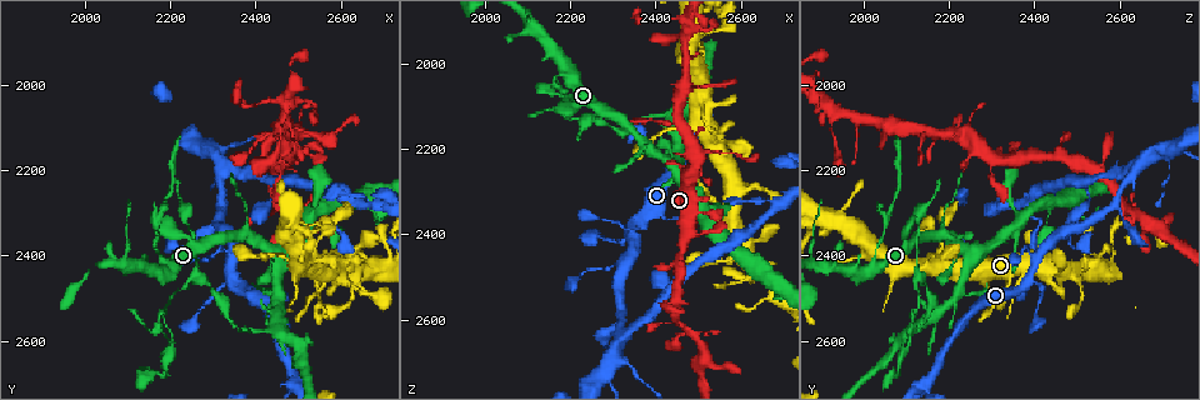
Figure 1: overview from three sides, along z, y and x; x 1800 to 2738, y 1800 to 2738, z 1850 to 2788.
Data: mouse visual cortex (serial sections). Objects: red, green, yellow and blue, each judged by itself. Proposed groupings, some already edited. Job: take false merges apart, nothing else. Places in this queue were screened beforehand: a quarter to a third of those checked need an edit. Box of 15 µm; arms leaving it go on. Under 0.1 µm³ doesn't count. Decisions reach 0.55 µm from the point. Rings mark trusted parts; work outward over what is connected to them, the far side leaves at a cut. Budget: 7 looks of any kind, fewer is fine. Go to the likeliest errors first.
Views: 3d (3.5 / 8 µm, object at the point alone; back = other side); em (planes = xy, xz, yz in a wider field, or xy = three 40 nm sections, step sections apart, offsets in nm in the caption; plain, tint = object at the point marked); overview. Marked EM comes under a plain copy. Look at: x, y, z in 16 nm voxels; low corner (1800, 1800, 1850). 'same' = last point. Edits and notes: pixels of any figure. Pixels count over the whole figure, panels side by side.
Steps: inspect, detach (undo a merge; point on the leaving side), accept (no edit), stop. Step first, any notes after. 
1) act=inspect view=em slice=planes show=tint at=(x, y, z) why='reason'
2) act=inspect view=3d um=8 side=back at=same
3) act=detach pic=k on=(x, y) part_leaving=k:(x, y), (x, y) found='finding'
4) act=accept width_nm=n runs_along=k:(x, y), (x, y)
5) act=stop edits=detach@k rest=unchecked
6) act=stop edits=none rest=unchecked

act=inspect view=3d um=3.5 at=(2170, 2385, 2025) why='sudden change in width'

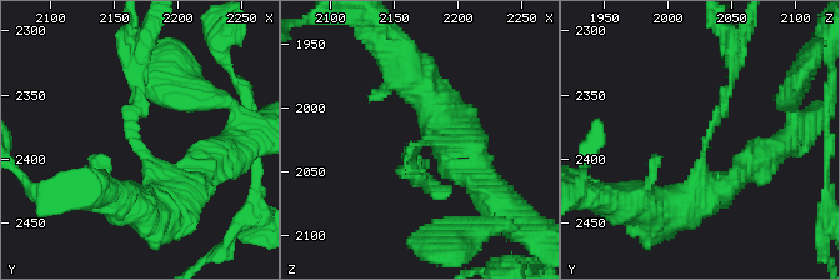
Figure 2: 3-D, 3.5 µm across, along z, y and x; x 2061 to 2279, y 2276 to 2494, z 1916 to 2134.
act=inspect view=em slice=xy step=2 show=tint at=(2164, 2388, 2032) arm_widths_nm=100,350 why='now the EM'

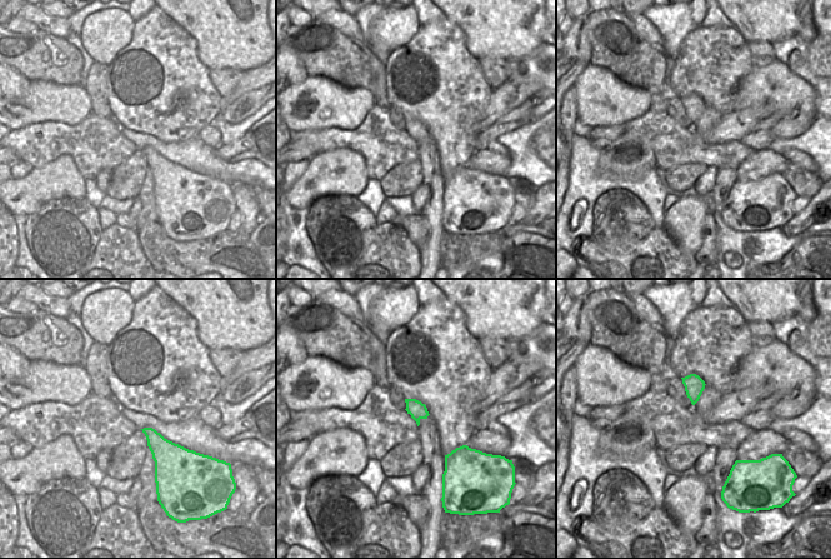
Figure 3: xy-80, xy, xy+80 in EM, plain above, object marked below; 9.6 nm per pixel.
act=accept runs_along=2:(186, 199), (133, 141), (136, 65) found='continuous, no second cell'

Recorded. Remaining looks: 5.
act=inspect view=3d um=8 at=(2310, 2160, 2705) why='three-way junction'

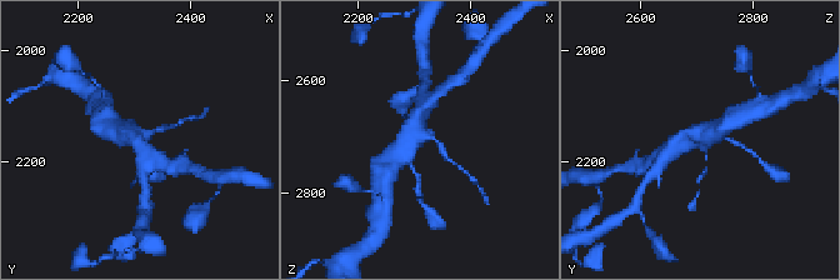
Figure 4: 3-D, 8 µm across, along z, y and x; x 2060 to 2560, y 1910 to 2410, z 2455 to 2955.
act=inspect view=em slice=xy step=2 show=tint at=(2310, 2160, 2700) why='now the EM'

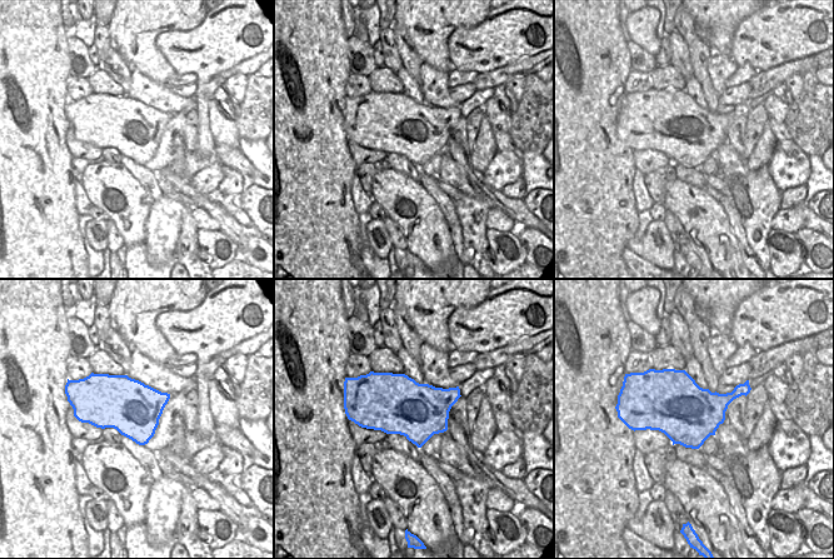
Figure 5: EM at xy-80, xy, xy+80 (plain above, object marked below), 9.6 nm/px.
act=accept runs_along=4:(425, 105), (420, 138), (395, 156) found='one cell here'

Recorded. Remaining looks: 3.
act=inspect view=3d um=3.5 at=(2445, 2565, 2125) why='three arms meet'

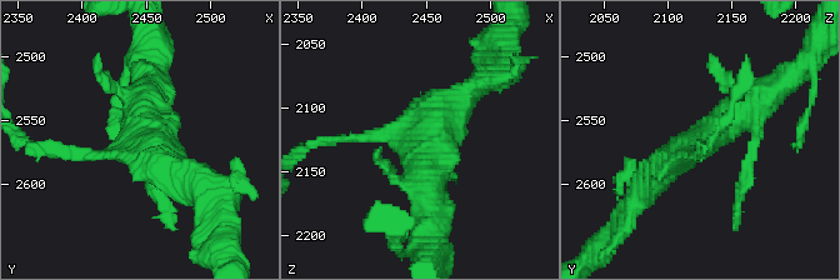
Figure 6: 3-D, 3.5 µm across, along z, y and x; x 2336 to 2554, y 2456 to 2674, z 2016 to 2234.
act=inspect view=em slice=xy step=5 show=tint at=(2444, 2564, 2128) arms=3 arm_widths_nm=150,350,450

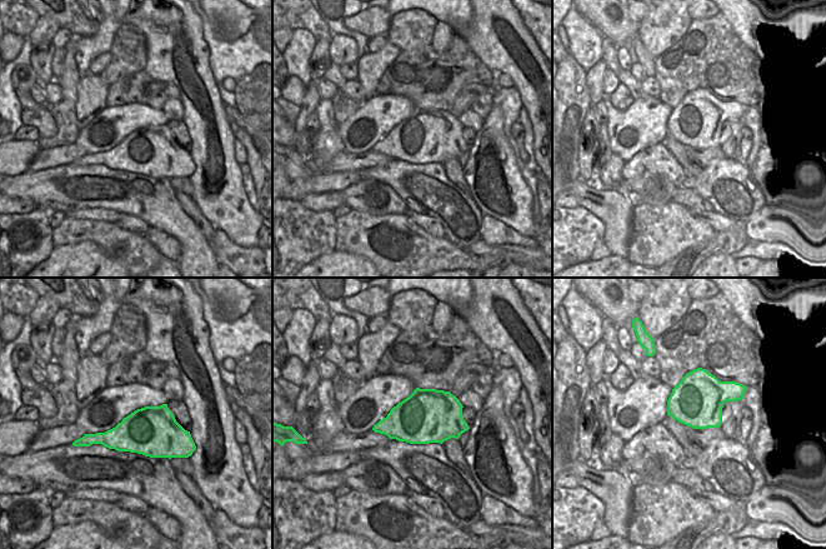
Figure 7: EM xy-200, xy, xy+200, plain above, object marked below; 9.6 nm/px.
act=inspect view=em slice=planes show=tint at=same

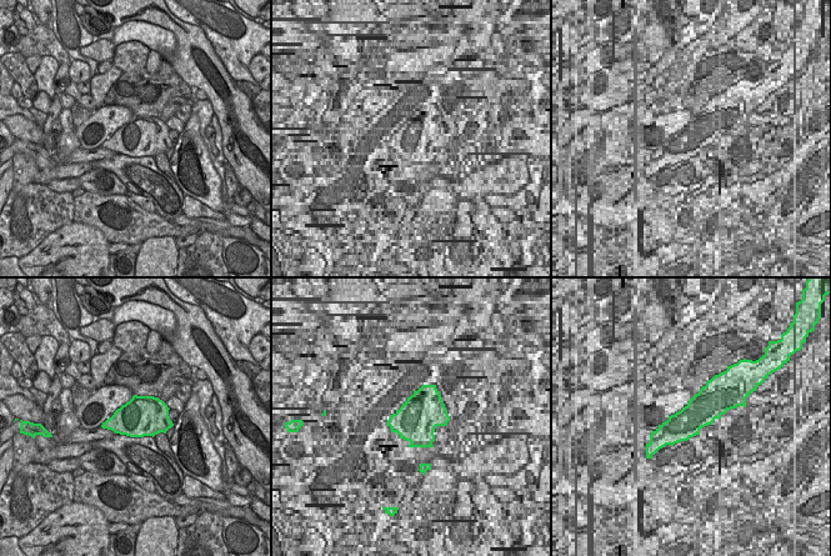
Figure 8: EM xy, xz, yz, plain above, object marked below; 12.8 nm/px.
act=accept width_nm=500 runs_along=6:(429, 209), (425, 150), (345, 138) found='continuous, no second cell'

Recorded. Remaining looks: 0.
act=stop edits=none rest=unchecked

